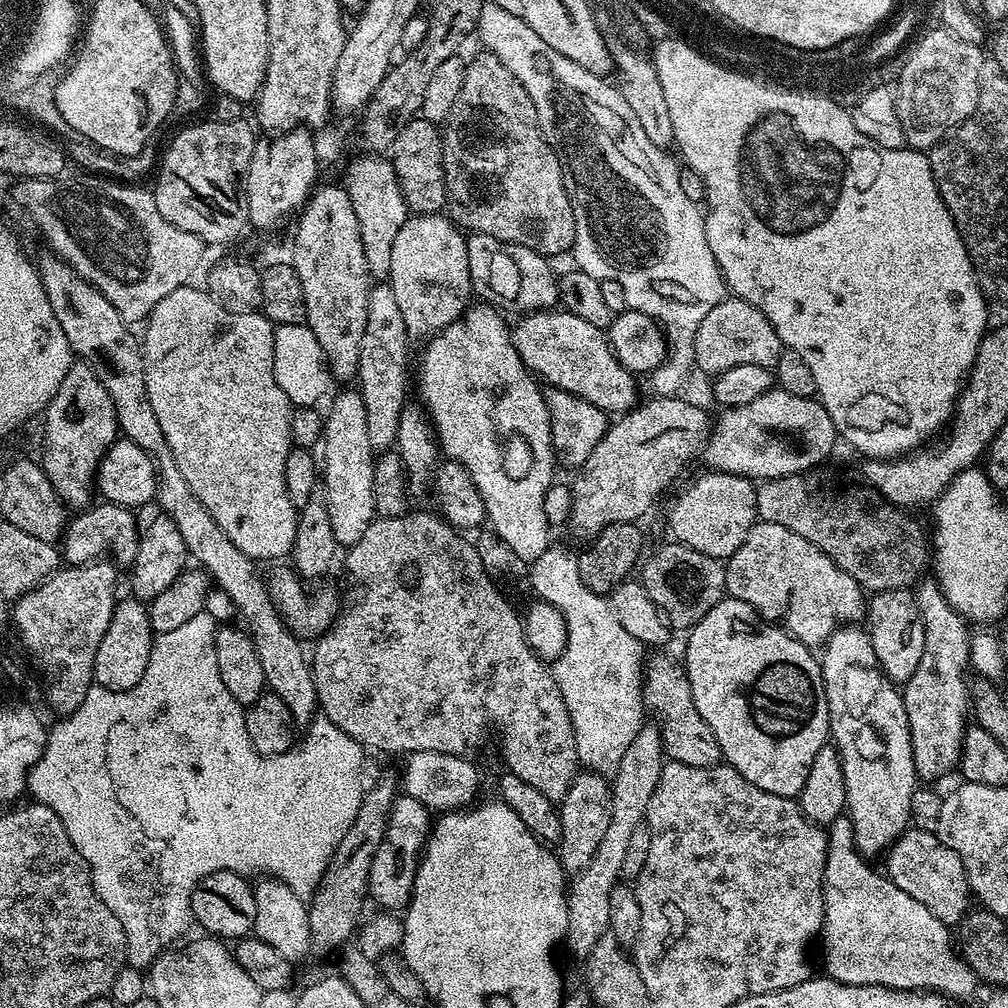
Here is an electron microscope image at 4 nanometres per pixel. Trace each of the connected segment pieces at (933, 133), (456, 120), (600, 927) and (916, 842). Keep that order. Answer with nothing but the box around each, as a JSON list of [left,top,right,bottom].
[[894,27,985,150],[442,50,576,258],[564,724,666,962],[886,828,970,926]]

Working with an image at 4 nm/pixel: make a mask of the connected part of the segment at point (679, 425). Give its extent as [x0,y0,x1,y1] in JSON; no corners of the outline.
[570,396,710,538]

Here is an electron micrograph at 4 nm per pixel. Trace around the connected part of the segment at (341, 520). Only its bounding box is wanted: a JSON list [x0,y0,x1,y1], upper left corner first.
[322,391,377,546]

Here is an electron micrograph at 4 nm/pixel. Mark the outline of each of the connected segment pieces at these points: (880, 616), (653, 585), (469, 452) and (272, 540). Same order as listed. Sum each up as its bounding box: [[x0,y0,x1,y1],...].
[[866,588,924,682],[642,543,726,630],[420,302,554,562],[142,286,298,562]]

